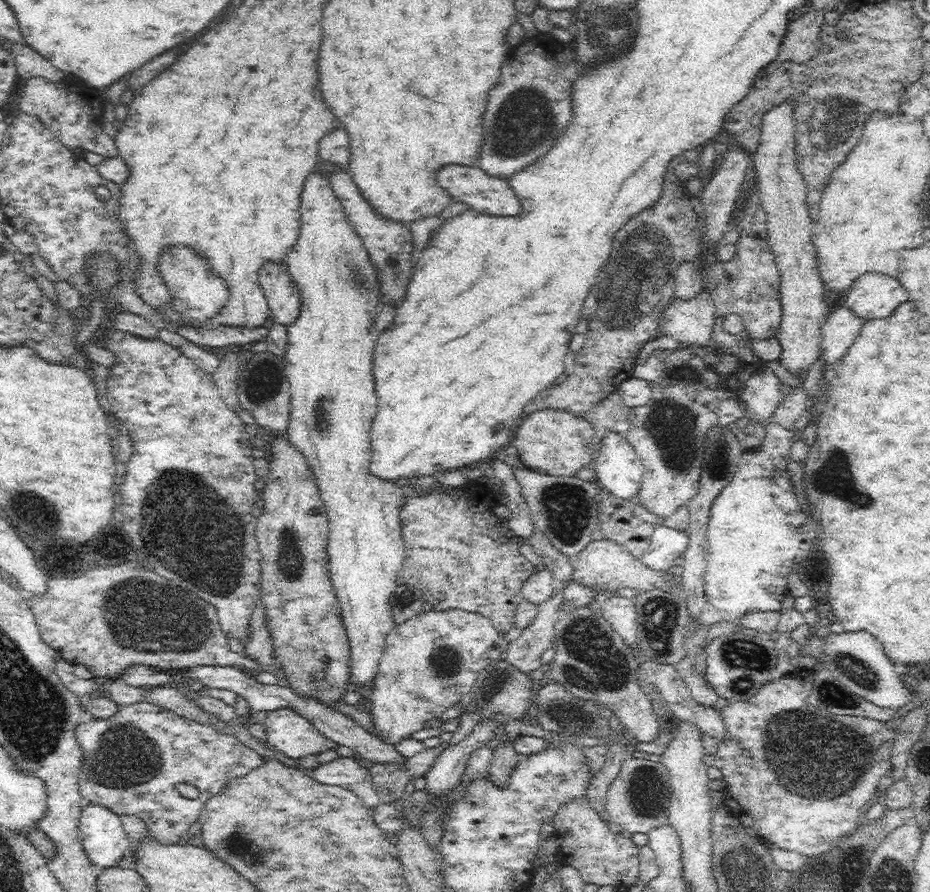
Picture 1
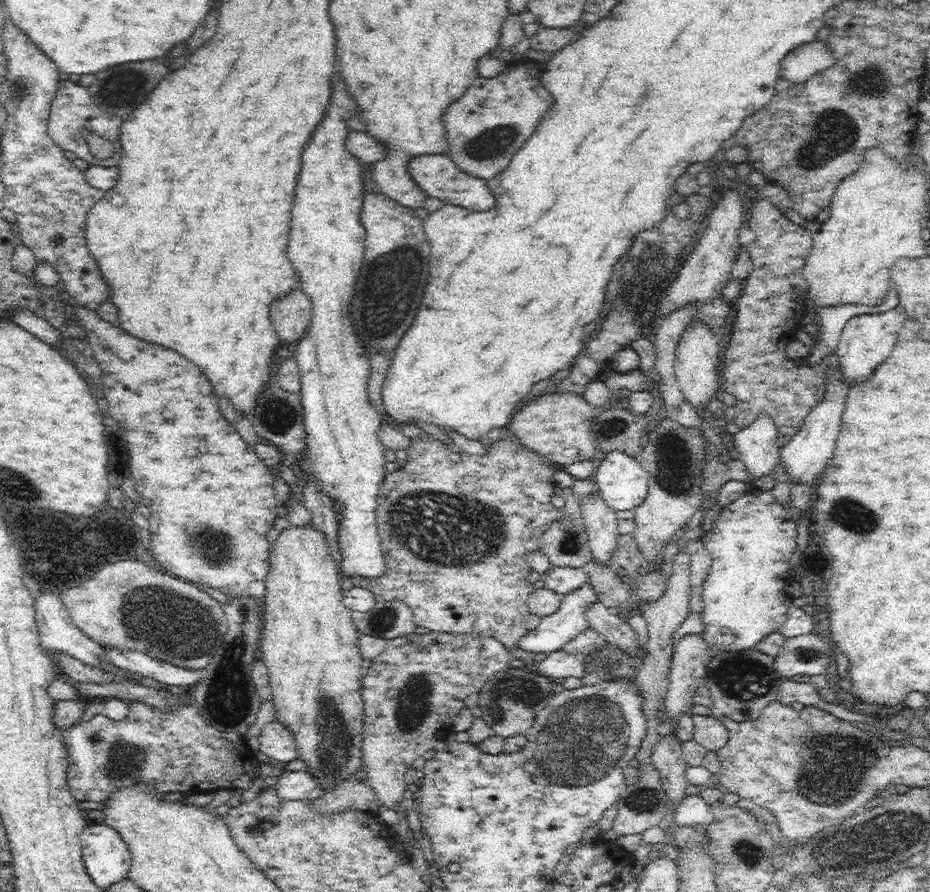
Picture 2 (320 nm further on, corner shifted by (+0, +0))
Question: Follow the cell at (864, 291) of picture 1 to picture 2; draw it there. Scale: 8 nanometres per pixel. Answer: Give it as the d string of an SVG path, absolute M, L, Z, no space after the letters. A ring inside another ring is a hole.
M899 304L886 312L876 312L876 314L862 314L852 316L846 322L836 350L836 355L841 361L842 371L848 377L848 381L868 376L868 372L872 372L872 368L876 368L882 360L886 360L886 356L892 352L896 338L903 327L907 318L906 309Z

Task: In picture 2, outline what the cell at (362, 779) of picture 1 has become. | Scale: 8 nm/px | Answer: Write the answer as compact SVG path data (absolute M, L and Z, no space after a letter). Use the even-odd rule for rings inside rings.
M310 770L282 772L279 776L277 787L280 796L286 800L292 800L292 798L305 798L306 796L317 799L322 796L323 792L326 790L326 786L321 784L318 778L314 776L314 772Z

